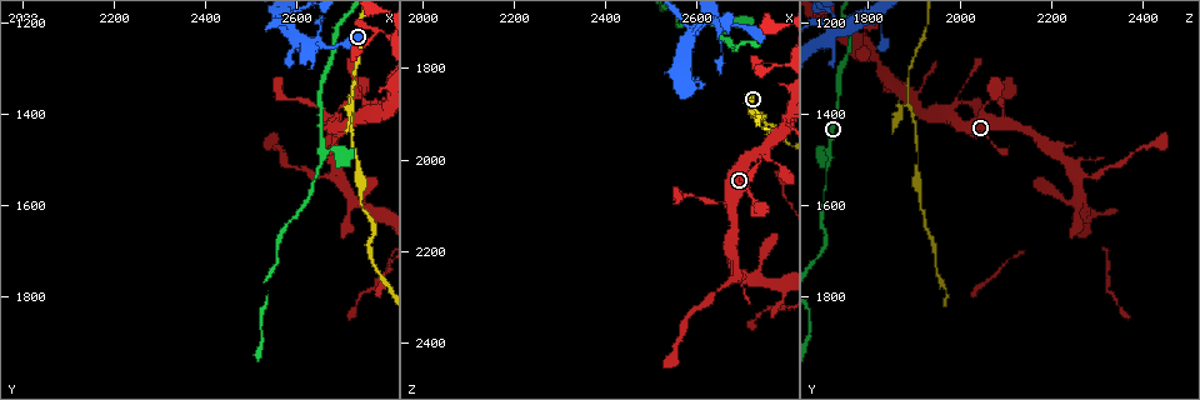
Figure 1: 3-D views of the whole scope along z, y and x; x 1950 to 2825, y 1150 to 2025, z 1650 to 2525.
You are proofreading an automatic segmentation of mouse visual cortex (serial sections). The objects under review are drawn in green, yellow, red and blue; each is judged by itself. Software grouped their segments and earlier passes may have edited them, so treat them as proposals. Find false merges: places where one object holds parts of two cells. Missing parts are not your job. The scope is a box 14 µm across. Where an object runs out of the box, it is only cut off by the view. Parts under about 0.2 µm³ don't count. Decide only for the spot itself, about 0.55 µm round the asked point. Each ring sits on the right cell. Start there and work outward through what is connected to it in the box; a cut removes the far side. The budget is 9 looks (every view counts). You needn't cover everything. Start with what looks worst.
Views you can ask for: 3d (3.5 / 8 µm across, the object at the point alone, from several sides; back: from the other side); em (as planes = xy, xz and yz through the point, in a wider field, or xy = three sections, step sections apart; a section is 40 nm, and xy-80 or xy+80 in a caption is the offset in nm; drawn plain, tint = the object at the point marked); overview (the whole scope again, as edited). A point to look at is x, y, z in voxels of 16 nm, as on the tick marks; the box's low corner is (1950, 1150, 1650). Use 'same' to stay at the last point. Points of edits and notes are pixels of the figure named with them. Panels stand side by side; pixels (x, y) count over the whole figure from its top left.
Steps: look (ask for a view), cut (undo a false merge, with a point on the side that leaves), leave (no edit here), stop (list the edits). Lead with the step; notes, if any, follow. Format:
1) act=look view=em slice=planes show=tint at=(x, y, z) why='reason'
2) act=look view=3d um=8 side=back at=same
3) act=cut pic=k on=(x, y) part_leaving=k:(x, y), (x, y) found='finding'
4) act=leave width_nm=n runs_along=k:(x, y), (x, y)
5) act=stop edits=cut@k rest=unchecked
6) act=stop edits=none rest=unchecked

act=look view=3d um=8 side=back at=(2730, 1310, 1890) why='thin neck'

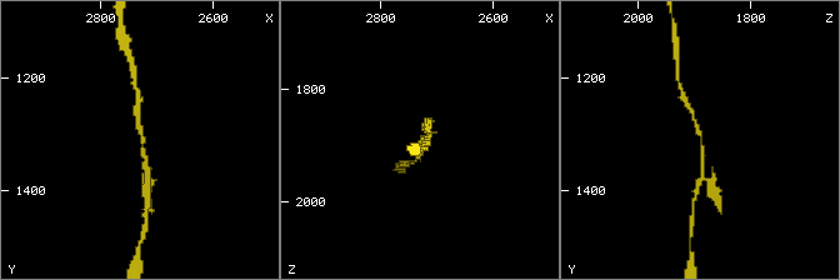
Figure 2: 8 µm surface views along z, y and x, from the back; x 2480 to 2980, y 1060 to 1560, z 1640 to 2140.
act=look view=em slice=xy step=1 show=tint at=(2725, 1315, 1885) arm_widths_nm=150,150 why='shape alone is not enough'

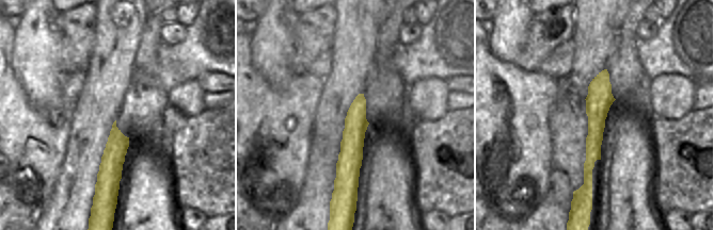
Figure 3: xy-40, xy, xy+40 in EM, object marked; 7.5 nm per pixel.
act=leave runs_along=3:(604, 72), (588, 185) found='continuous, no second cell'

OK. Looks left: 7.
act=look view=3d um=8 at=(2685, 1530, 2255) why='narrows sharply'

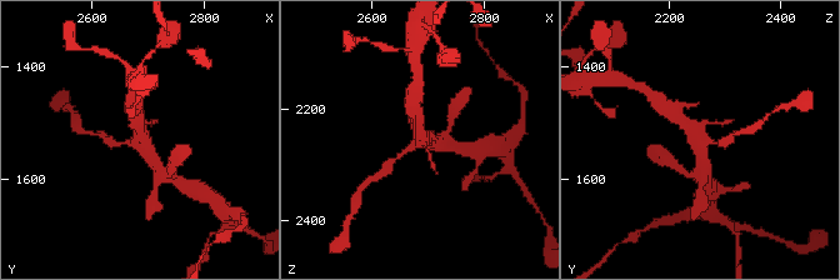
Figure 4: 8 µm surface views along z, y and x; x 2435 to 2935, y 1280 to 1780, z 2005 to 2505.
act=look view=3d um=3.5 at=(2690, 1525, 2255)

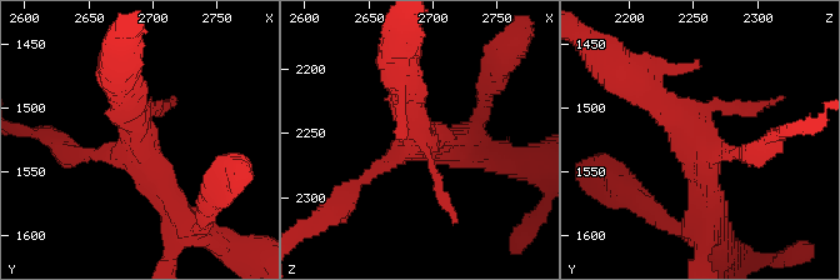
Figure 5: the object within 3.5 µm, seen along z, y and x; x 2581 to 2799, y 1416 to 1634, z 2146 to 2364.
act=look view=em slice=xy step=5 show=tint at=(2686, 1528, 2254) why='shape alone is not enough'

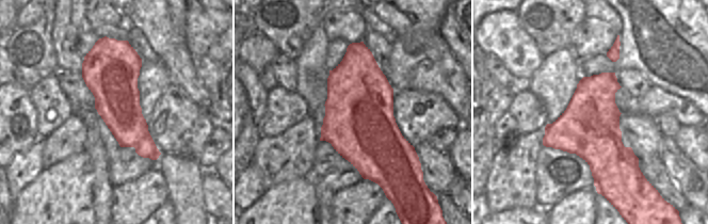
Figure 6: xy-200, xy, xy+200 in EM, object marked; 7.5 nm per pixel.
act=leave runs_along=5:(644, 84), (701, 141), (710, 210) found='continuous, no second cell'

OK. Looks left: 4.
act=look view=3d um=3.5 at=(2590, 1215, 1730) why='looks like a crossing'

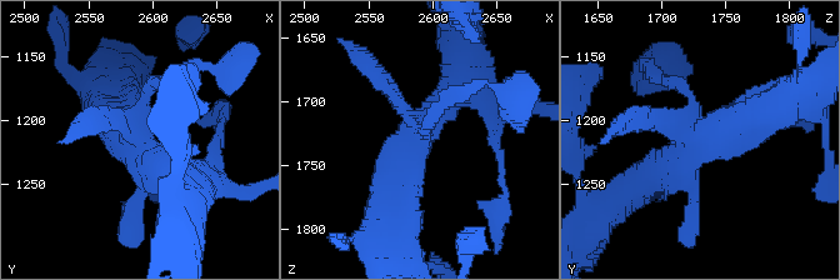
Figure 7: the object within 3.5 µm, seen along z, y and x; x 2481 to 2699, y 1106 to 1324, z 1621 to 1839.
act=look view=em slice=xy step=3 show=tint at=(2584, 1212, 1730) why='shape alone is not enough'

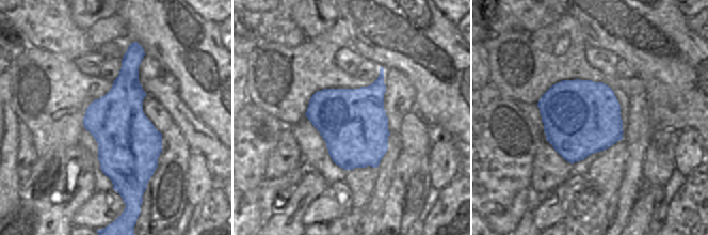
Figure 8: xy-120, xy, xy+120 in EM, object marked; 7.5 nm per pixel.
act=leave width_nm=500 runs_along=7:(650, 178), (708, 135), (775, 108) found='all the same cell'

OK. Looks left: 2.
act=look view=3d um=3.5 at=(2725, 1495, 1910) why='thin neck'

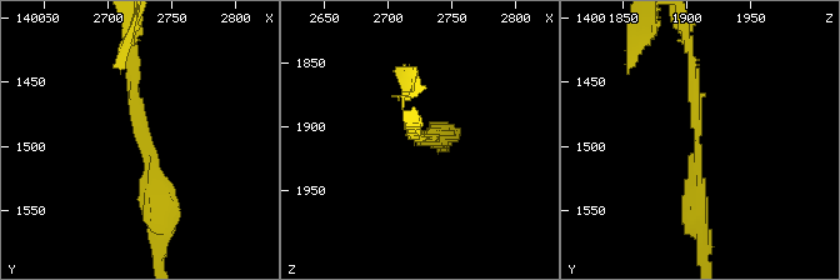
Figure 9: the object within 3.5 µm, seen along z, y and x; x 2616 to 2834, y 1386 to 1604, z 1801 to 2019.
act=look view=em slice=xy step=5 show=tint at=(2724, 1496, 1910)

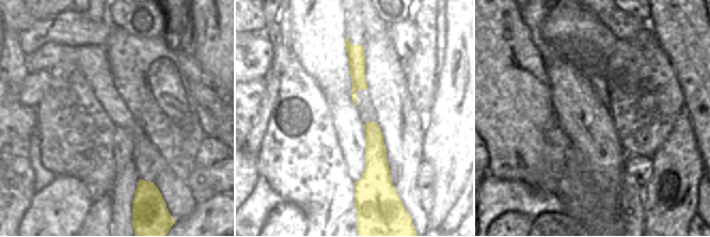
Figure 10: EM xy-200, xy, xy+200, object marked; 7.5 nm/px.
act=leave runs_along=9:(133, 56), (159, 223) found='all the same cell'

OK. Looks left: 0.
act=stop edits=none rest=unchecked

